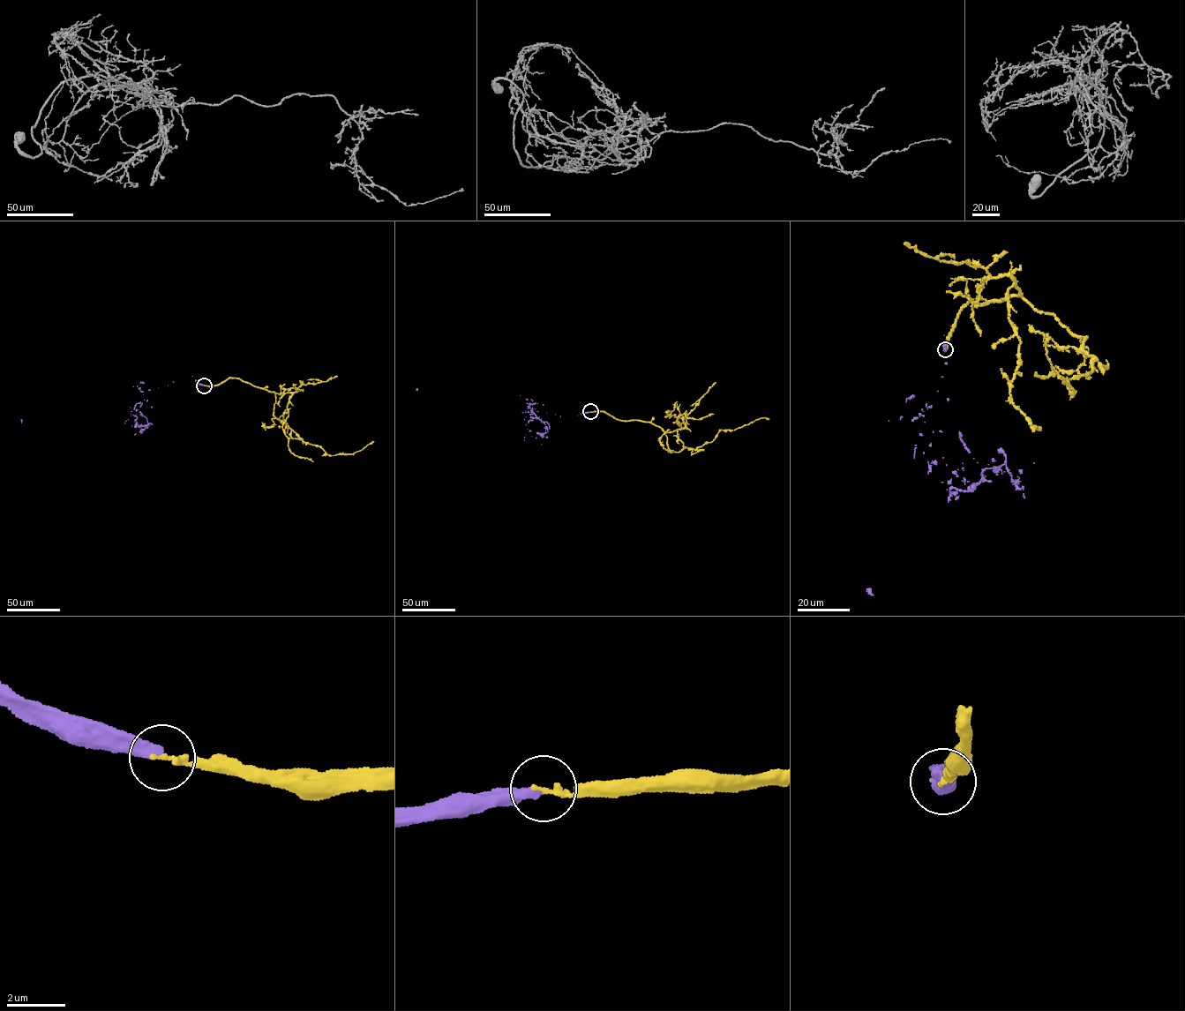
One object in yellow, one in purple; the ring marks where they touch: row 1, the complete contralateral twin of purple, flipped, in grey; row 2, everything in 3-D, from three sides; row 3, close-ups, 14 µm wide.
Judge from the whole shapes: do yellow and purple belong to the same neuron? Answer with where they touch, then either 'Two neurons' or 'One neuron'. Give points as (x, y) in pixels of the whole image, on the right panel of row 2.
Place: (945, 349). One neuron

